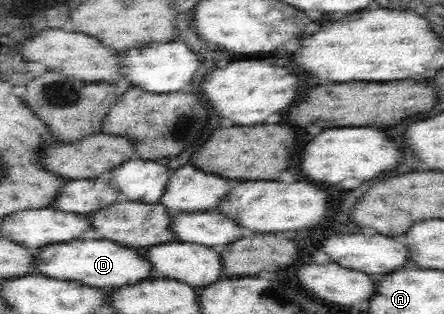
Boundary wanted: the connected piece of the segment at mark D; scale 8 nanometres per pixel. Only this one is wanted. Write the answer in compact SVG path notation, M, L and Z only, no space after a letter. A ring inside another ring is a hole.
M86 237L68 242L46 243L32 252L33 272L46 278L76 281L82 286L107 290L152 278L150 265L142 260L134 248L126 248L112 242Z

